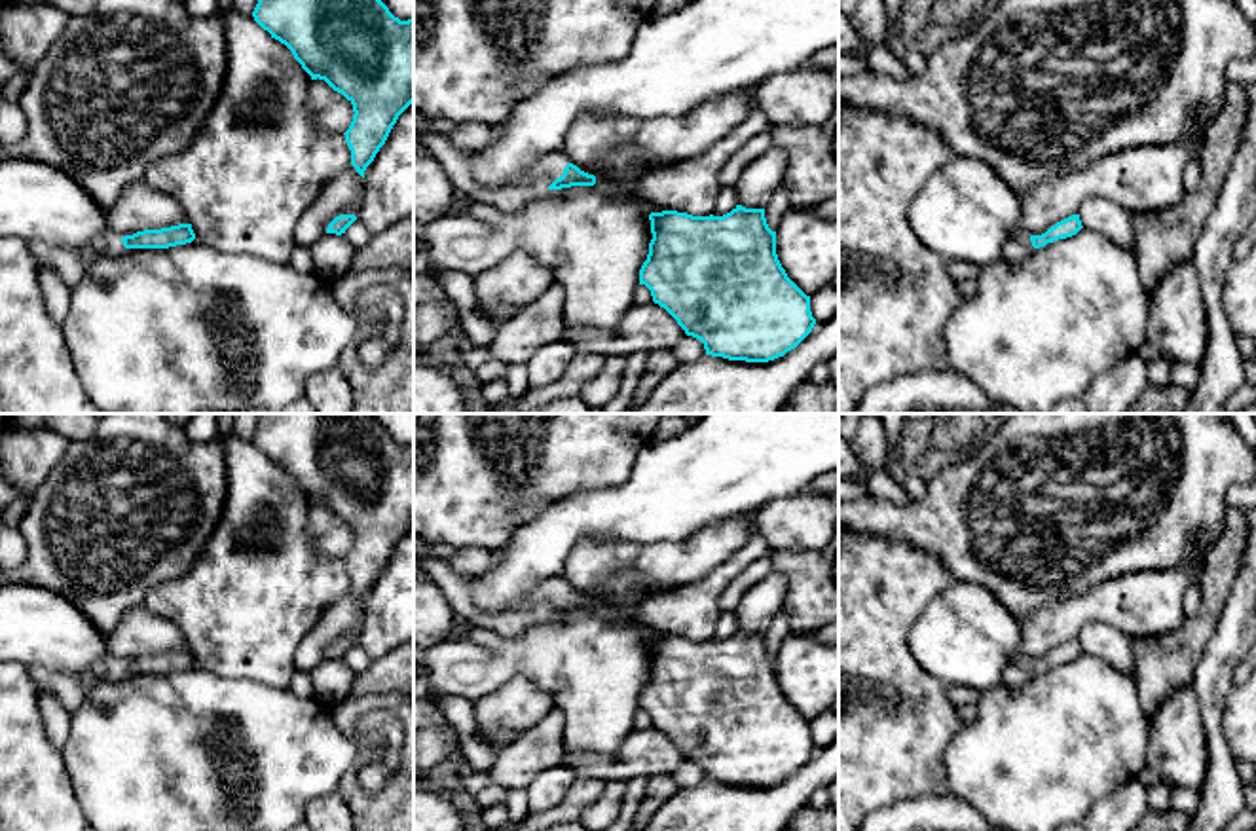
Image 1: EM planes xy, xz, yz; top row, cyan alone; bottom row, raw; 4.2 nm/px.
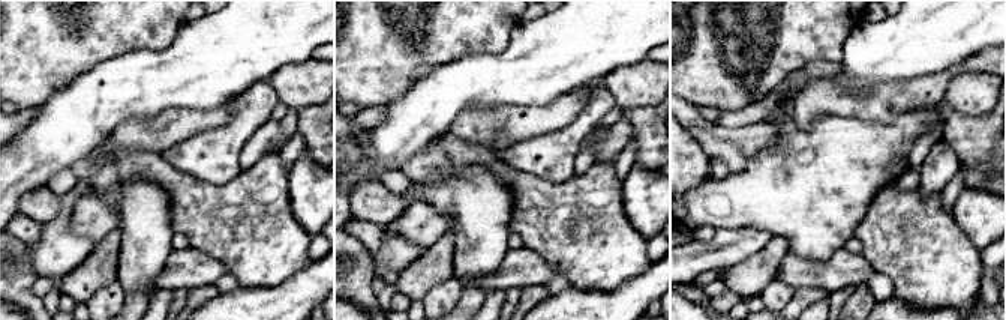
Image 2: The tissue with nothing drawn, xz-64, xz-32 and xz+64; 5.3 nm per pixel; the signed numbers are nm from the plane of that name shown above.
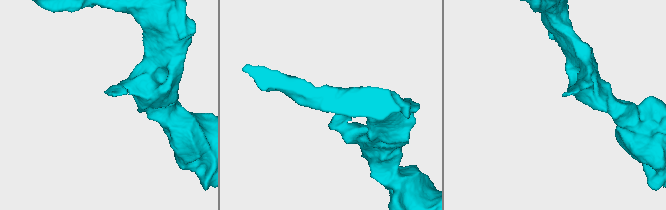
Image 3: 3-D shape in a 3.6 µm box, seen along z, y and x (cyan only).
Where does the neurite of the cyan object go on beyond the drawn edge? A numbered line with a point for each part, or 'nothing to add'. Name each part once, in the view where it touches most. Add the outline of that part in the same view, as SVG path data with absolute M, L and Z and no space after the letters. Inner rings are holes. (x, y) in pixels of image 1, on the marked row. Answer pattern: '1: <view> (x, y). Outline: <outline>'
1: xz (539, 175). Outline: M414 112L414 133L446 169L455 190L471 194L474 201L488 203L503 212L520 211L533 195L560 178L569 163L562 152L550 154L533 161L505 186L482 186L472 176L472 150L453 146L450 135L433 131L431 123L429 116Z

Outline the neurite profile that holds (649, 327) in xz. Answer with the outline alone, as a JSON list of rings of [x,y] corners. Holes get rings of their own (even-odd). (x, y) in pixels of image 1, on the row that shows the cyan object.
[[[658,304],[632,305],[622,321],[611,330],[575,328],[563,330],[563,342],[577,353],[601,355],[603,359],[626,359],[632,353],[653,353],[656,349],[674,349],[685,330]]]

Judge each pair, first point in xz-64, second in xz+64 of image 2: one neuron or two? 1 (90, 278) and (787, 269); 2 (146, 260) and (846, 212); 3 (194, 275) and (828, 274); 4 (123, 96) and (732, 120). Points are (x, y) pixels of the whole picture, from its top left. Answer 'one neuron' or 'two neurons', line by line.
1: two neurons
2: one neuron
3: one neuron
4: two neurons

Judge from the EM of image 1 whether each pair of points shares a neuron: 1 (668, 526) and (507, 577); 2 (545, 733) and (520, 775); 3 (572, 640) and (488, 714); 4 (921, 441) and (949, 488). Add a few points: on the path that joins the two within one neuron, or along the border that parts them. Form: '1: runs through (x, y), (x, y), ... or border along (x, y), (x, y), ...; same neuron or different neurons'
1: runs through (628, 520), (570, 520), (547, 539); same neuron
2: runs through (541, 742), (520, 765); same neuron
3: border along (486, 697), (526, 676), (553, 706); different neurons
4: border along (978, 446), (962, 460), (943, 465), (926, 482); different neurons

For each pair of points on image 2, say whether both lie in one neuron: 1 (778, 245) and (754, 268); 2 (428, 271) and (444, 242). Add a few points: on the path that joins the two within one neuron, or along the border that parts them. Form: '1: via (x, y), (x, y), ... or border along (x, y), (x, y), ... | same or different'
1: via (772, 251), (760, 263) | same
2: via (435, 263), (443, 250) | same

